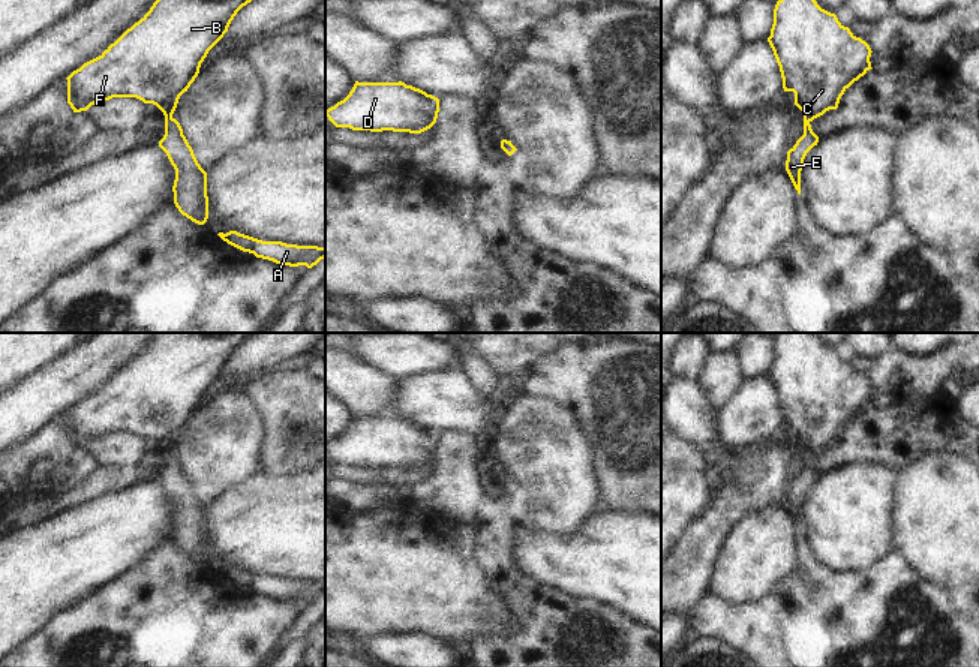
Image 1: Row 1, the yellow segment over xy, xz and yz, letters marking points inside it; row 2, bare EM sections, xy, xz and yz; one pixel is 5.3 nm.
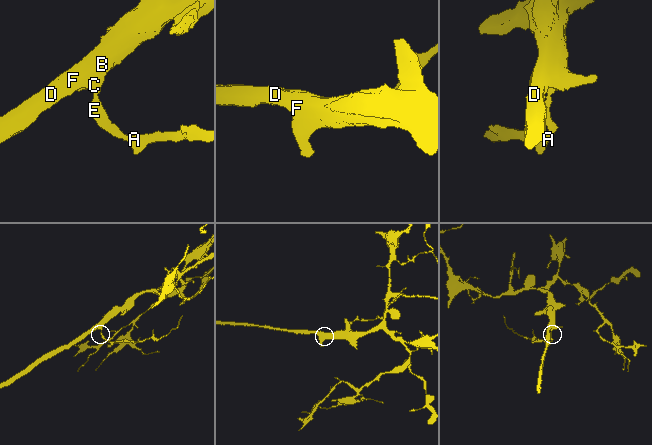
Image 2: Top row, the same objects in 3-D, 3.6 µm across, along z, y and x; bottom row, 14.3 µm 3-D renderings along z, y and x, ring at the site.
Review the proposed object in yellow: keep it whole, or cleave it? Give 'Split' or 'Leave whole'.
Leave whole.

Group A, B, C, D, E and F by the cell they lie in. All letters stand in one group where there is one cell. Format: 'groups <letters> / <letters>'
groups A B C D E F

